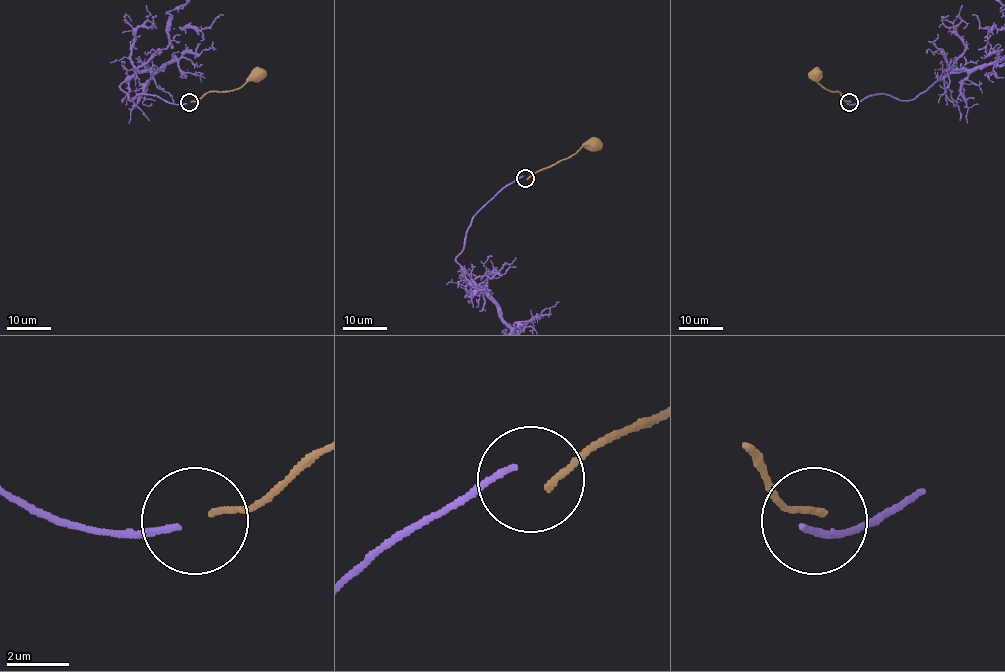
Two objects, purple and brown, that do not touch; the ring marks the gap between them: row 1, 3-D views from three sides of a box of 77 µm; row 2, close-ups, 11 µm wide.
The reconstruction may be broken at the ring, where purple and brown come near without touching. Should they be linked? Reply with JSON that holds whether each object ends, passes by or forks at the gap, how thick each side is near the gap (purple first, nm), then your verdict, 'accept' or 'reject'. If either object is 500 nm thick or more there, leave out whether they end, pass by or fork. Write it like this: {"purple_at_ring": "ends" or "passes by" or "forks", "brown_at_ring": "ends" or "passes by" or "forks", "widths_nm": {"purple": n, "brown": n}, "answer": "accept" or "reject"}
{"purple_at_ring": "ends", "brown_at_ring": "ends", "widths_nm": {"purple": 190, "brown": 200}, "answer": "reject"}

